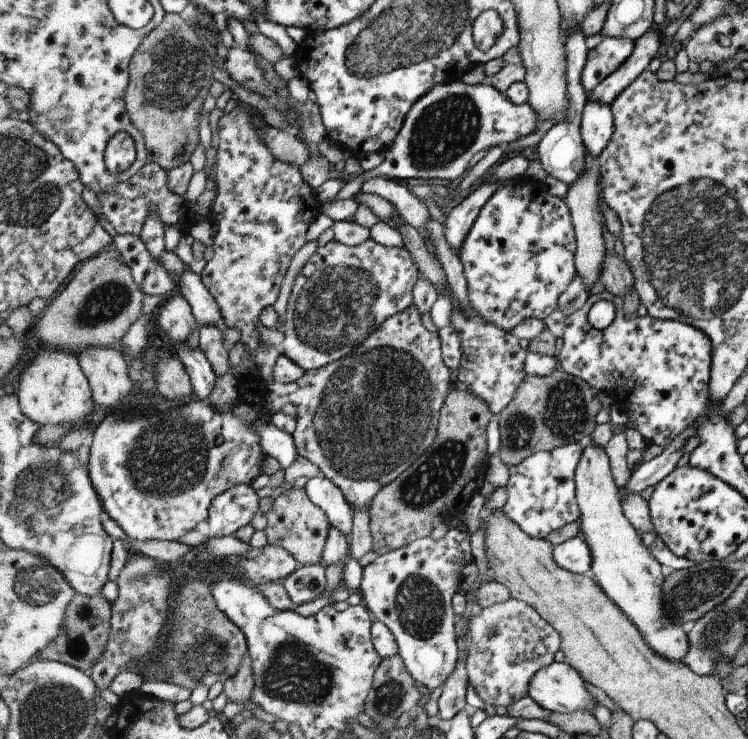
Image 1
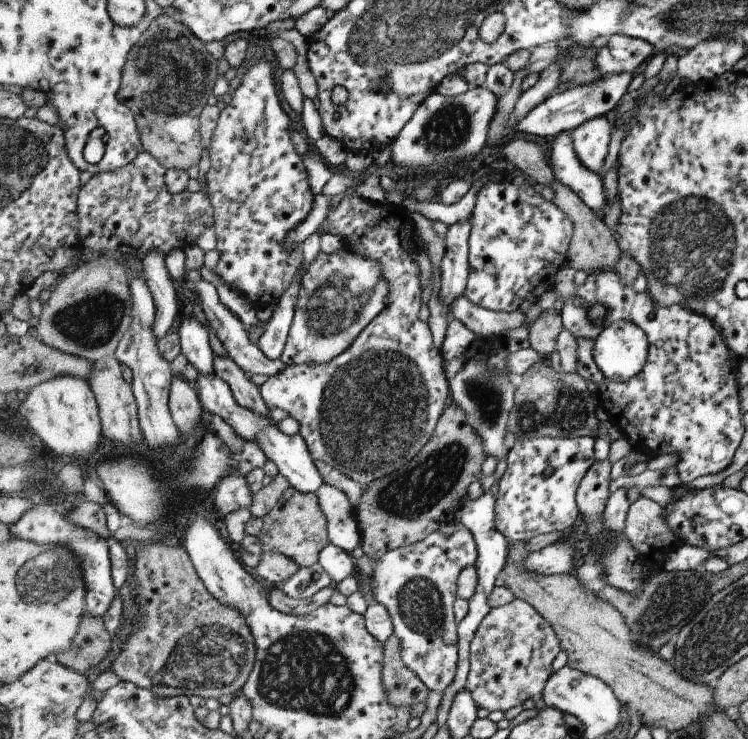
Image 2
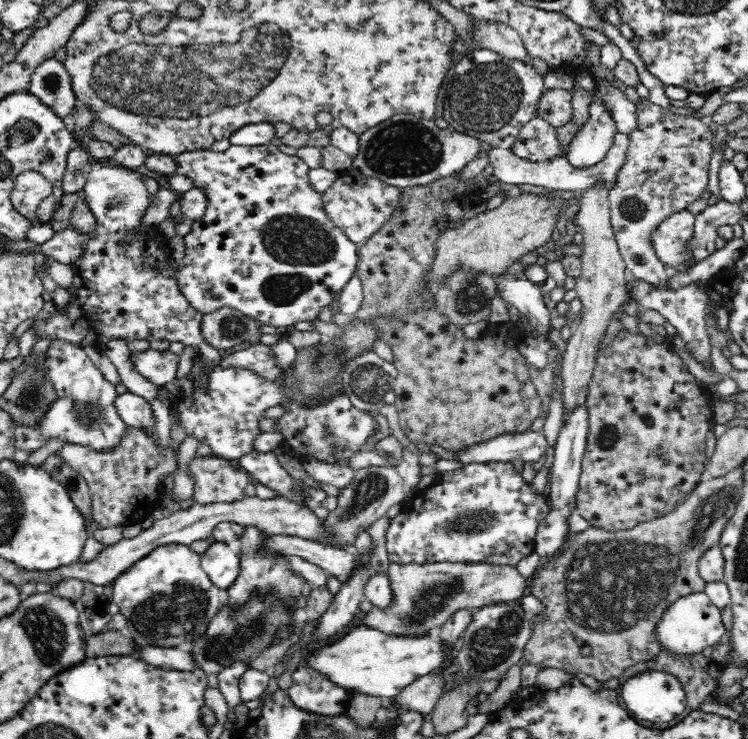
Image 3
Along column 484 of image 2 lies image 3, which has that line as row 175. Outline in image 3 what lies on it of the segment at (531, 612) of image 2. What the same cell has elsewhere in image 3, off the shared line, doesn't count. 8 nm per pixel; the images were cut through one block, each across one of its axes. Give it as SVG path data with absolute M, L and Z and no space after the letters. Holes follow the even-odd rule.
M649 99L638 100L636 115L638 115L638 130L628 134L627 164L621 171L618 185L611 189L609 194L609 211L616 241L620 253L626 261L629 275L642 278L656 286L668 288L671 282L671 272L655 255L650 234L652 230L664 222L671 214L681 212L694 201L699 200L709 184L710 160L714 154L714 133L708 128L706 119L694 116L680 116L669 109L650 102Z

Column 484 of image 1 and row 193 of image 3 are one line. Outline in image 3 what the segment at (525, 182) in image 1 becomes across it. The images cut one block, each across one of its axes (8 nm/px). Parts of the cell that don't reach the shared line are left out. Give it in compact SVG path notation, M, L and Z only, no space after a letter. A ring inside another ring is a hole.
M271 143L260 146L232 145L228 150L194 150L173 156L176 162L176 173L188 176L194 180L198 188L202 188L208 194L209 208L204 216L191 223L192 231L184 236L185 254L180 263L178 275L180 290L188 298L188 301L202 314L216 312L224 307L238 310L260 324L268 324L288 330L296 321L311 321L318 317L323 307L332 303L336 293L350 280L356 272L359 261L356 243L351 242L344 232L337 228L322 207L322 196L310 187L310 168L298 156L284 153Z

